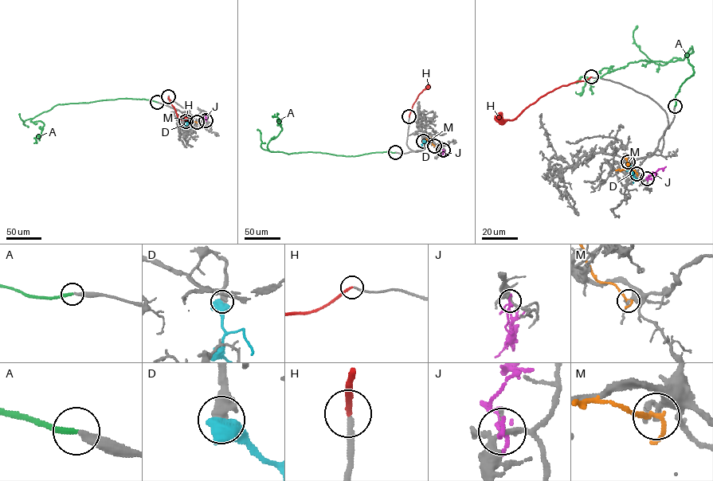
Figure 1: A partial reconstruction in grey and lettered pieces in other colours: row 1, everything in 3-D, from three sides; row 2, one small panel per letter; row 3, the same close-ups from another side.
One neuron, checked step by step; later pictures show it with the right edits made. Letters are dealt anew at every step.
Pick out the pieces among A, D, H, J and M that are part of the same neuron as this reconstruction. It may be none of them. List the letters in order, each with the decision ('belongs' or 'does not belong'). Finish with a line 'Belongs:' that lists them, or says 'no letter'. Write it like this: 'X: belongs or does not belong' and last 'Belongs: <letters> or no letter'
A: belongs
D: does not belong
H: belongs
J: does not belong
M: does not belong
Belongs: A, H

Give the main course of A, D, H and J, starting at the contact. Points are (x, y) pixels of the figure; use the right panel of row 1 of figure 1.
A: (675, 106), (693, 74), (692, 45), (682, 60), (629, 63), (592, 83), (587, 77), (583, 91), (575, 91)
D: (628, 162), (628, 170), (640, 181)
H: (591, 77), (547, 92), (513, 119), (502, 119), (496, 115)
J: (647, 178), (651, 178), (657, 170), (665, 166)

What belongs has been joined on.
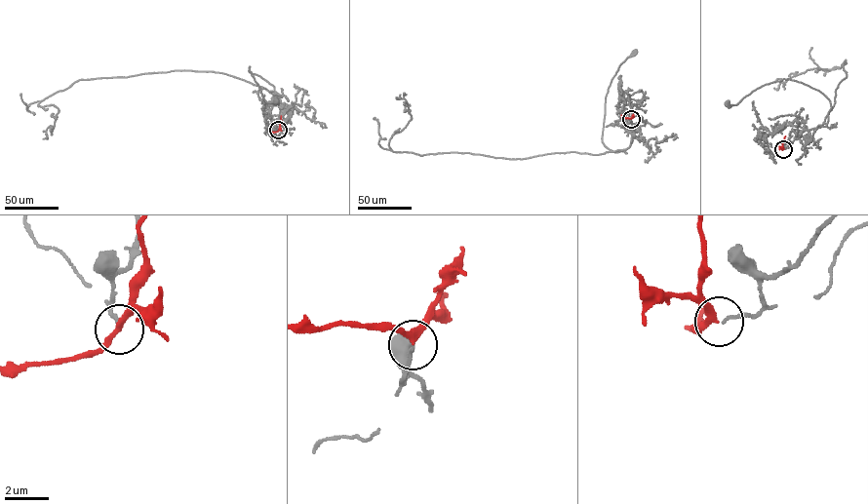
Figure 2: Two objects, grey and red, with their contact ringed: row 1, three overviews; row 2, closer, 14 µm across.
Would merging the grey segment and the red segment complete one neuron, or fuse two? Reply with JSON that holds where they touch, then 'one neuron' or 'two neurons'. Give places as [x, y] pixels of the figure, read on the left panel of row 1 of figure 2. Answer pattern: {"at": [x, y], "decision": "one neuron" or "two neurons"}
{"at": [278, 130], "decision": "one neuron"}

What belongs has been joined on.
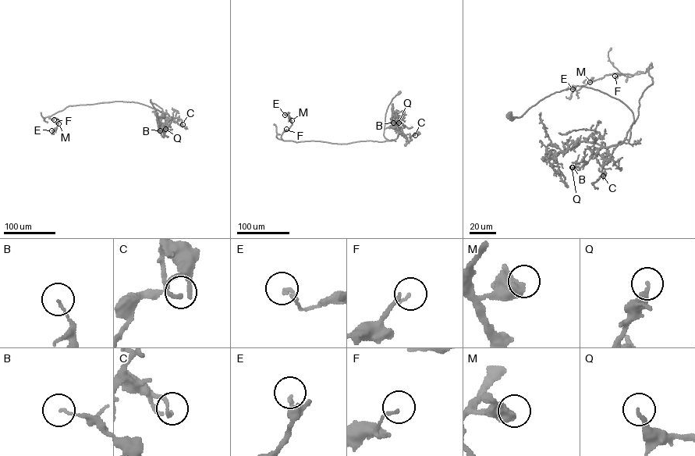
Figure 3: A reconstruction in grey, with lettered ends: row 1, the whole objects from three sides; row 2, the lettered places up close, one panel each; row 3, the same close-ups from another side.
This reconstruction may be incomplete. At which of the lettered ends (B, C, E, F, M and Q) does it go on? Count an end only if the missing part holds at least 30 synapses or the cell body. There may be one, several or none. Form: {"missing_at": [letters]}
{"missing_at": ["C"]}

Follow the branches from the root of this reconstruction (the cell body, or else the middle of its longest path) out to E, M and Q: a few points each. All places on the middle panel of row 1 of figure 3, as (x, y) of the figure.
E: (399, 92), (385, 117), (384, 136), (395, 141), (284, 140), (281, 135), (292, 125), (285, 115)
M: (399, 92), (385, 117), (384, 136), (395, 141), (283, 140), (281, 135), (292, 120)
Q: (399, 92), (392, 98), (385, 114), (384, 135), (386, 138), (395, 141), (400, 130), (397, 126), (398, 122)

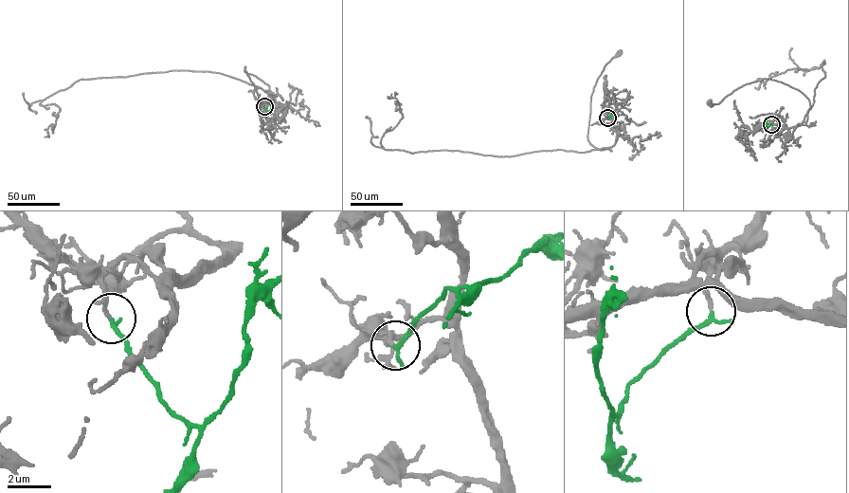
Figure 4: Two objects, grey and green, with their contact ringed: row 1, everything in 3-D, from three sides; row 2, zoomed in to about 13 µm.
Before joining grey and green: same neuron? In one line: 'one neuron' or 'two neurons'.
one neuron

